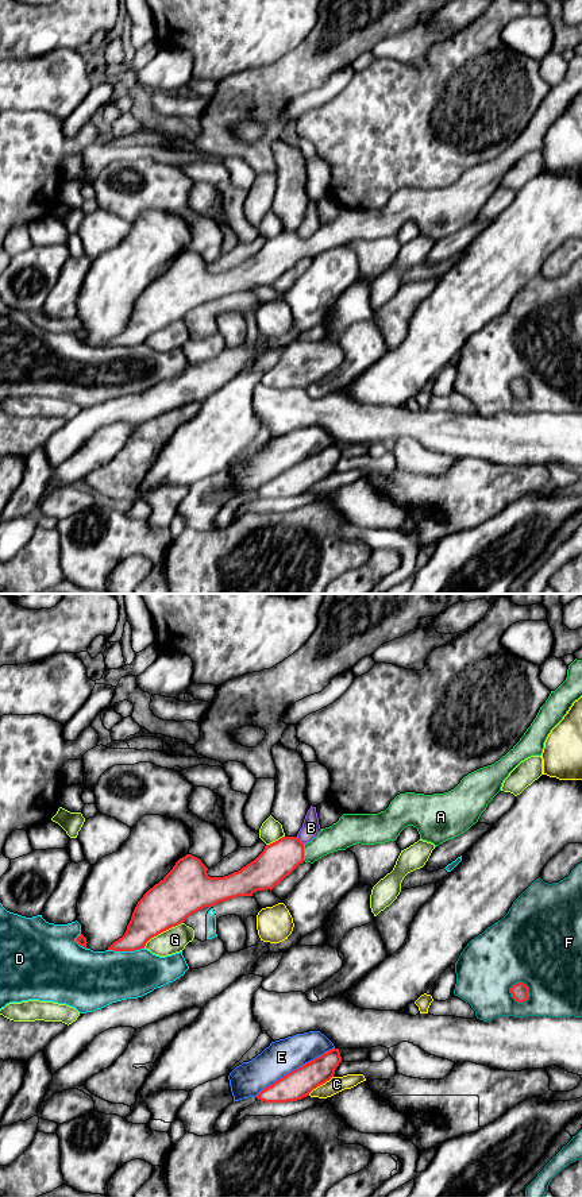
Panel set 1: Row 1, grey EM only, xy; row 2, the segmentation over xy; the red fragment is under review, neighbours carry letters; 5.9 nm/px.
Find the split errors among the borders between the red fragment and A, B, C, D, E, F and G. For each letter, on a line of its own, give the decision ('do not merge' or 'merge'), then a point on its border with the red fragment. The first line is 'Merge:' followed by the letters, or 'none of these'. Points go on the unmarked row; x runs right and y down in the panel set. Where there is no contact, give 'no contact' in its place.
Merge: A
A: merge; contact xy (303, 247)
B: do not merge; contact xy (300, 236)
C: do not merge; contact xy (320, 479)
D: do not merge; contact xy (126, 346)
E: do not merge; contact xy (296, 464)
F: do not merge; contact xy (517, 397)
G: do not merge; contact xy (162, 327)

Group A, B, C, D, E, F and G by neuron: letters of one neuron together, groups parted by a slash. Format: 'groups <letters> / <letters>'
groups A / B / C / D / E / F / G

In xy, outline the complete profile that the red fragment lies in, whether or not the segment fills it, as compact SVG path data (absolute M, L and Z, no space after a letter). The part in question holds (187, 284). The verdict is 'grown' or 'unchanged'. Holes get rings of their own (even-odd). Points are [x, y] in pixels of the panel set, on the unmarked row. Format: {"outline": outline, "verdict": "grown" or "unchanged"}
{"outline": "M575 54L568 61L566 76L555 86L551 86L520 136L498 157L469 169L448 188L433 190L405 188L397 190L389 202L378 209L343 209L336 219L321 224L319 231L308 239L302 239L297 232L282 232L266 240L263 247L240 266L224 273L209 273L208 263L201 255L186 250L176 258L173 265L158 279L143 290L132 308L124 331L115 336L108 345L135 347L144 344L151 333L184 318L186 313L199 305L213 302L220 297L238 291L253 291L257 286L271 286L304 256L313 259L329 248L346 246L356 239L375 240L396 236L408 221L416 223L420 235L433 239L435 243L460 231L478 217L487 200L501 186L504 175L521 157L531 151L541 151L548 130L581 92L582 55Z", "verdict": "grown"}

